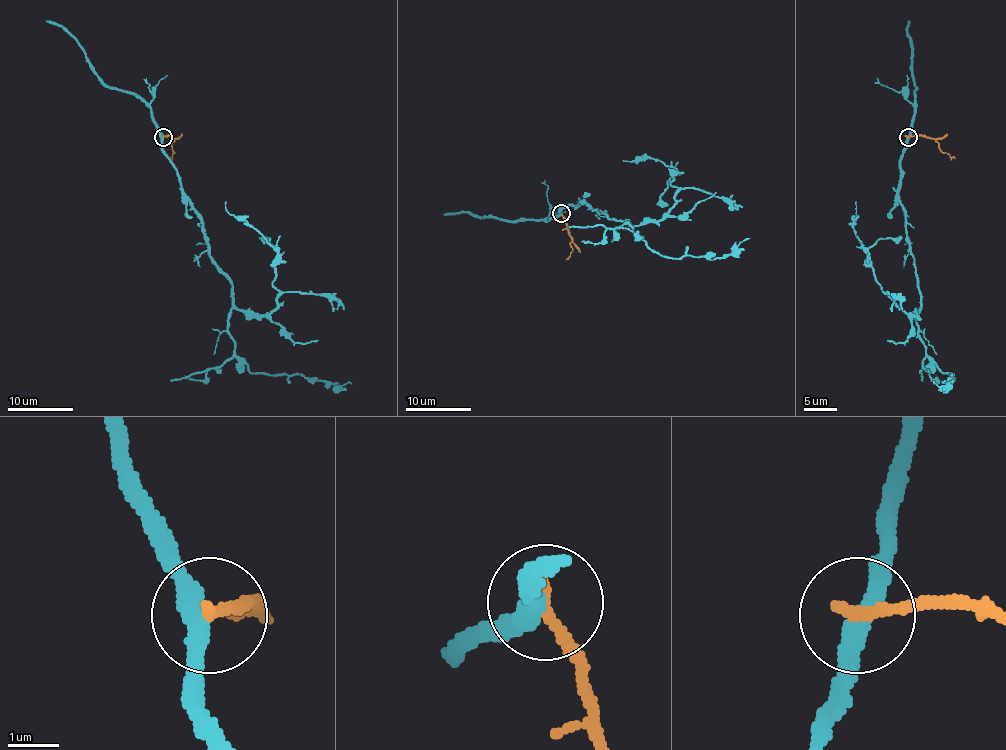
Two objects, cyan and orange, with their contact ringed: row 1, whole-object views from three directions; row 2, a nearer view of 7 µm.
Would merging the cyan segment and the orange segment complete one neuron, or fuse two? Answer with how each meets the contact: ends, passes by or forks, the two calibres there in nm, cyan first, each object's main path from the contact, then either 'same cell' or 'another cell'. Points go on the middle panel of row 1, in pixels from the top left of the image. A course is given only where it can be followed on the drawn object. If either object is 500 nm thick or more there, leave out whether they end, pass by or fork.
cyan passes by; orange ends; calibres 380 and 240 nm; course cyan (561, 213), (567, 205), (580, 203), (631, 225), (659, 220), (674, 203), (674, 170), (653, 159), (623, 160); course orange (561, 213), (572, 248), (566, 259); another cell

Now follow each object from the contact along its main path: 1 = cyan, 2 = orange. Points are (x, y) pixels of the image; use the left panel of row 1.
1: (163, 136), (210, 261), (230, 283), (233, 306), (268, 314), (280, 291), (273, 284), (276, 251), (225, 202)
2: (163, 136), (173, 139), (171, 148), (174, 153), (168, 158)

